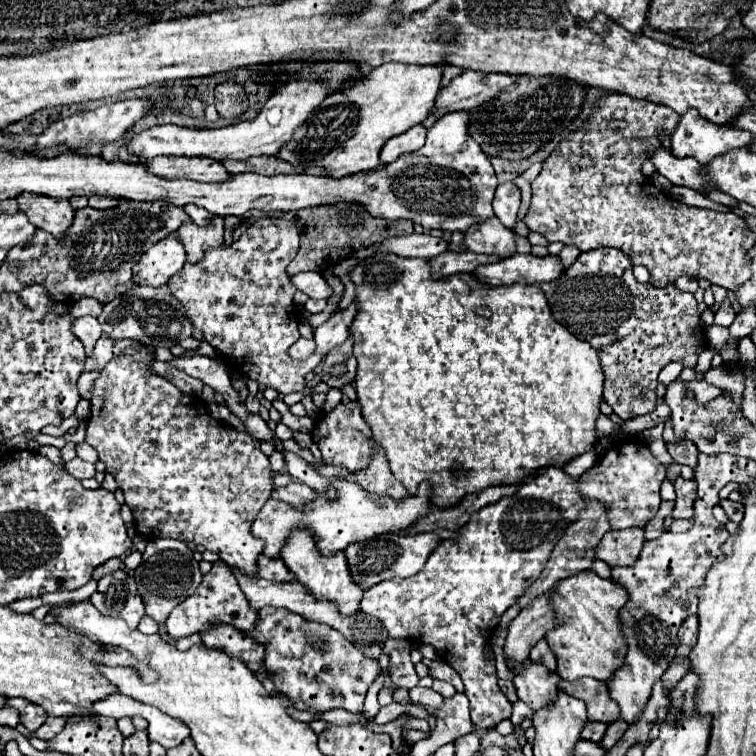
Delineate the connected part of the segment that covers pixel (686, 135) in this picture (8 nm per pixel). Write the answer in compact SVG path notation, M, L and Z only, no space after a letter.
M695 109L679 117L677 127L671 131L671 153L675 157L693 157L699 163L711 161L721 153L751 143L751 133L731 125L717 125L703 119Z

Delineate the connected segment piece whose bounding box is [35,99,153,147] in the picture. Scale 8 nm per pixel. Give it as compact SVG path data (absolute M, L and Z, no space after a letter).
M123 99L123 101L115 101L115 103L107 103L101 105L93 111L87 113L75 113L71 117L59 119L55 123L51 123L37 139L37 147L53 147L53 145L69 145L69 147L79 147L85 145L91 139L101 139L101 141L117 141L119 137L123 137L137 121L141 121L143 117L151 115L153 111L153 101L151 99Z

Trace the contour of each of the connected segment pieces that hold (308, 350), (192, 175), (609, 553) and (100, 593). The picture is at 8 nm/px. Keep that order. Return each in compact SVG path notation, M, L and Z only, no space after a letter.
M299 339L297 343L291 345L289 355L295 357L295 359L305 359L305 357L309 357L313 351L315 351L315 341L313 341L313 339Z
M153 157L151 161L145 161L145 167L151 173L157 173L157 177L169 177L169 179L193 179L193 181L225 181L229 173L219 161L211 161L209 157Z
M621 529L607 531L595 549L595 557L605 561L609 567L615 565L631 565L645 543L643 529Z
M115 571L101 577L97 591L91 595L91 601L105 615L123 617L129 629L137 629L141 617L145 615L135 579L125 571Z

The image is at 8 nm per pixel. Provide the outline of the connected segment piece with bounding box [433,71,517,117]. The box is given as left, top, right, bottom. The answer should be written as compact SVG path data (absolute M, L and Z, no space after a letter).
M463 71L455 77L449 87L439 91L435 99L437 117L451 111L471 111L491 99L495 99L503 89L515 85L517 77L499 75L499 73L481 73L481 71Z

